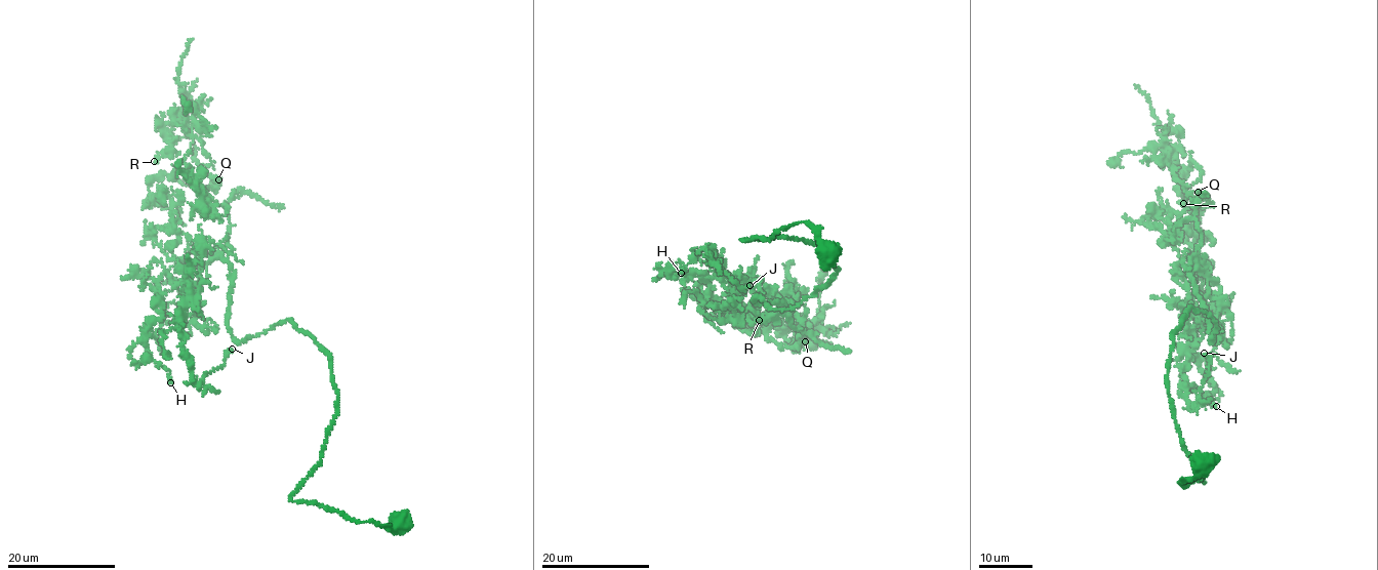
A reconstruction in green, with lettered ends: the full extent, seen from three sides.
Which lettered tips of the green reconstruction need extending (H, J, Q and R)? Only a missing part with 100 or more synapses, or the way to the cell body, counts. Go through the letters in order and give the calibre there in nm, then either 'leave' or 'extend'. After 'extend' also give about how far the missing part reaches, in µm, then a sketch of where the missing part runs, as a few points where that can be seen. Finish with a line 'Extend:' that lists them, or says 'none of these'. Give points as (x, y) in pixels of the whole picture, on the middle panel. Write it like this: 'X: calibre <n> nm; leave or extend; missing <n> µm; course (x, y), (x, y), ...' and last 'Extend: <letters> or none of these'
H: calibre 200 nm; leave
J: calibre 200 nm; leave
Q: calibre 150 nm; leave
R: calibre 150 nm; leave
Extend: none of these

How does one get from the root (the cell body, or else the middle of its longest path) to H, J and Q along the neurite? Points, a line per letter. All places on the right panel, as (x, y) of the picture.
H: (1206, 462), (1180, 483), (1205, 482), (1166, 380), (1186, 311), (1217, 327), (1199, 268), (1216, 406)
J: (1206, 462), (1180, 483), (1166, 380), (1186, 311), (1217, 327), (1199, 268), (1191, 405), (1204, 353)
Q: (1206, 462), (1180, 483), (1205, 482), (1166, 380), (1186, 311), (1217, 327), (1189, 274), (1210, 282), (1198, 192)

